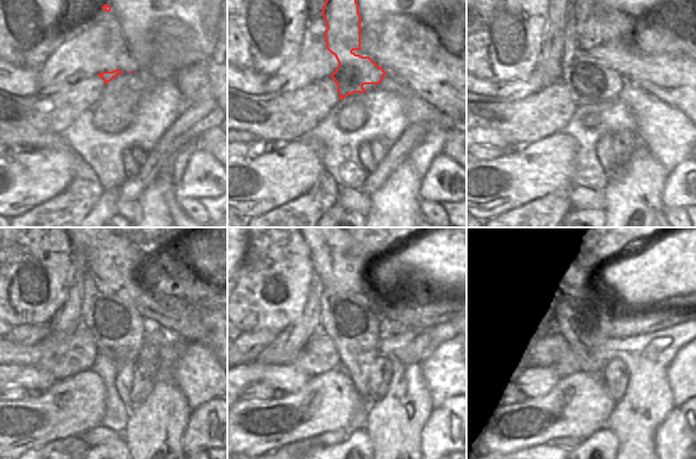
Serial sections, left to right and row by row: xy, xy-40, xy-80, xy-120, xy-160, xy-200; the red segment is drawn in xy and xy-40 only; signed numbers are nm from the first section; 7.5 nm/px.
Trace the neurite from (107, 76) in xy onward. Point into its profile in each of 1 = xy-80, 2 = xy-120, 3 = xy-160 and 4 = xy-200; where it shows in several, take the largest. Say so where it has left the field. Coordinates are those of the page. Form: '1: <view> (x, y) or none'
1: xy-80 (584, 75)
2: xy-120 (101, 315)
3: xy-160 (339, 315)
4: xy-200 (579, 315)

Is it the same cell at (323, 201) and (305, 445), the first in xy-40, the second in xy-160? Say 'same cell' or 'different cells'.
same cell

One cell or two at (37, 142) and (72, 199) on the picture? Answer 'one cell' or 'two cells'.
one cell

